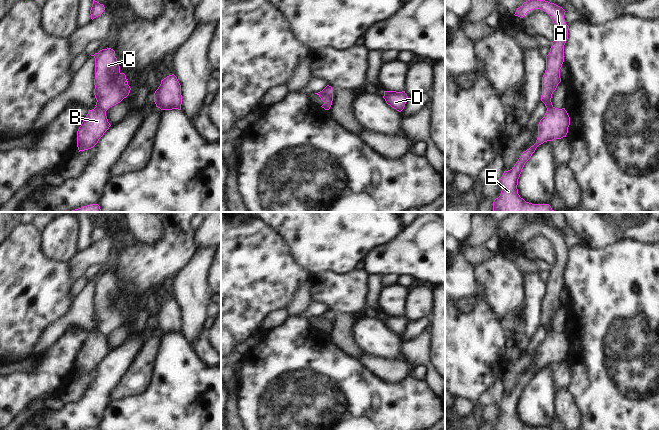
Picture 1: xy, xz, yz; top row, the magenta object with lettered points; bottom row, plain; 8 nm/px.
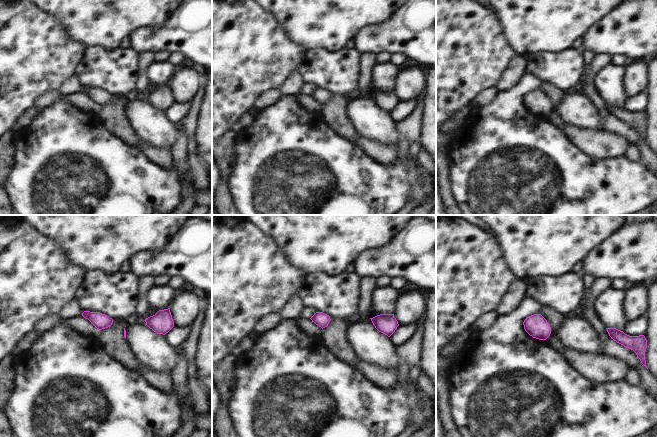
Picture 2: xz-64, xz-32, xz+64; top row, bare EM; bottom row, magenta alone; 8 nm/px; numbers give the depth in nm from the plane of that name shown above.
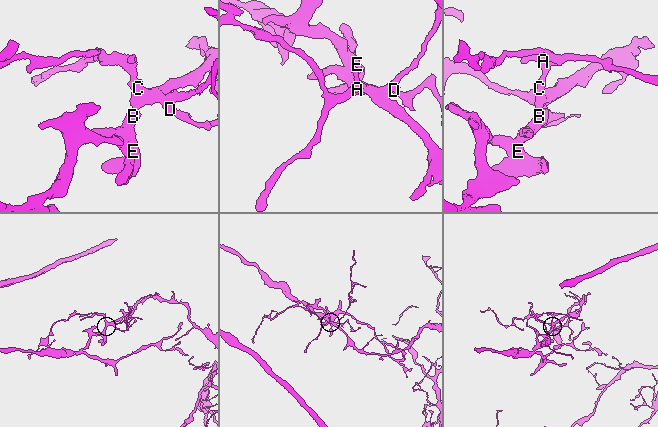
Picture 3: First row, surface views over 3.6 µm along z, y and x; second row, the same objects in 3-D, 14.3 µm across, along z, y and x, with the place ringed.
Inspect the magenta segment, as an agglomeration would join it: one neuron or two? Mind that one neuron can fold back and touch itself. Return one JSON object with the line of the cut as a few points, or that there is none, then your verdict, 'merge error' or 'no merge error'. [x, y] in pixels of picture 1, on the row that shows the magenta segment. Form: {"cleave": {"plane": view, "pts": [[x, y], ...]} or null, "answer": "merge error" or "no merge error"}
{"cleave": {"plane": "xz", "pts": [[322, 90], [332, 98]]}, "answer": "merge error"}

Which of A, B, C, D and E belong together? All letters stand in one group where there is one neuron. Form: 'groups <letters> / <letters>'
groups A C D / B E

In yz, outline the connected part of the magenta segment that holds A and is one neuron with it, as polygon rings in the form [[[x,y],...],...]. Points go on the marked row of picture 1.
[[[528,0],[524,2],[515,12],[515,16],[523,18],[527,12],[540,9],[546,12],[554,23],[556,39],[552,42],[549,54],[546,56],[546,70],[542,77],[541,101],[546,108],[551,108],[552,94],[561,82],[560,69],[564,62],[564,45],[568,39],[569,26],[566,24],[565,10],[545,0]]]

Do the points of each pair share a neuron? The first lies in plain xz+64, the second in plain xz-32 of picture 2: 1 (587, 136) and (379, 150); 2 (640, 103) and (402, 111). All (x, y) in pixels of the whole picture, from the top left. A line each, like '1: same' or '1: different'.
1: same
2: same

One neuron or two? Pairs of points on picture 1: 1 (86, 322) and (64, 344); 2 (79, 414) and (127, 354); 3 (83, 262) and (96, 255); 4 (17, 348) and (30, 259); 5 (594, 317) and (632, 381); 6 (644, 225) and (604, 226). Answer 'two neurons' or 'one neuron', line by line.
1: two neurons
2: one neuron
3: one neuron
4: one neuron
5: one neuron
6: one neuron

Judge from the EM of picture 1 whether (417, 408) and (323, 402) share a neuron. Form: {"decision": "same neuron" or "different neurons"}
{"decision": "same neuron"}

